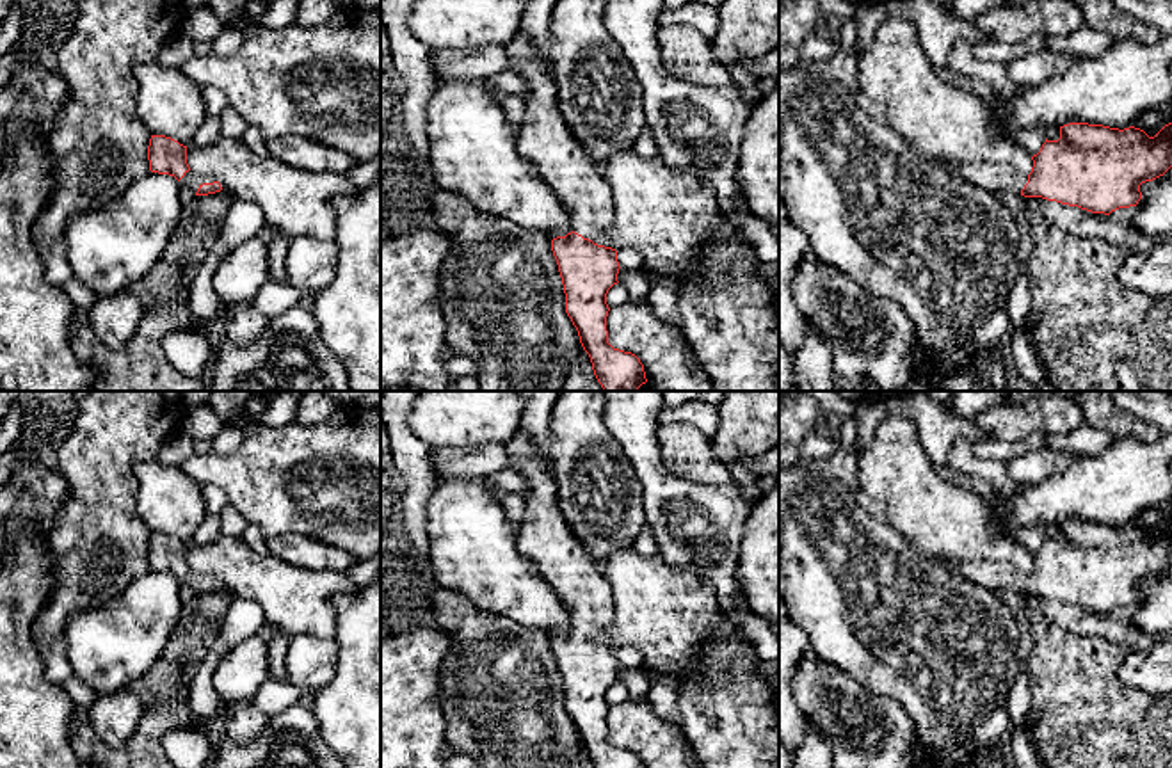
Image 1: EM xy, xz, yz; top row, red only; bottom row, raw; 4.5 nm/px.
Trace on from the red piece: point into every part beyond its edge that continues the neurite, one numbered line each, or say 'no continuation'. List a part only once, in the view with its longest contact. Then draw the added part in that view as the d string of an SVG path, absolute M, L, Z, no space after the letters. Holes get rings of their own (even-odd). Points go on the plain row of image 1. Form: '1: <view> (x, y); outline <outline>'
1: xy (191, 578); outline M194 569L185 571L185 574L180 578L180 583L185 583L189 587L192 587L194 590L197 590L197 587L203 581L213 581L215 578L208 576L208 574L199 574Z

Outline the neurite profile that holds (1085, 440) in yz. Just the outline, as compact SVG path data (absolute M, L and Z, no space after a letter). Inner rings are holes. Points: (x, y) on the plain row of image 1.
M1083 423L1071 434L1048 436L1044 448L1072 452L1080 455L1097 455L1104 452L1115 439L1117 436Z

